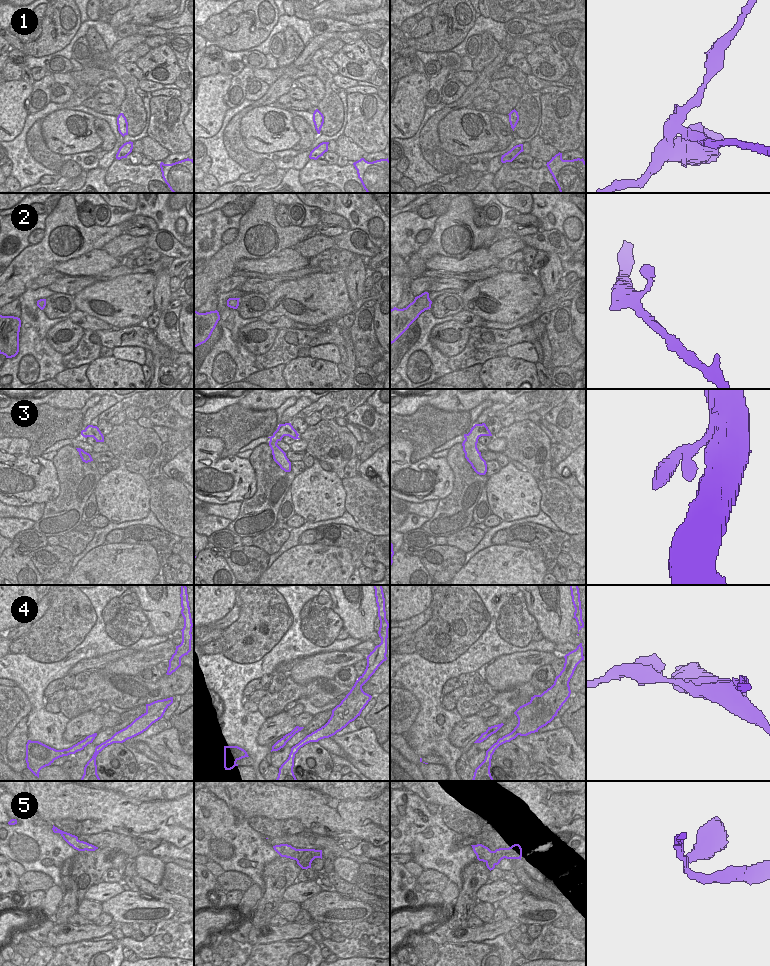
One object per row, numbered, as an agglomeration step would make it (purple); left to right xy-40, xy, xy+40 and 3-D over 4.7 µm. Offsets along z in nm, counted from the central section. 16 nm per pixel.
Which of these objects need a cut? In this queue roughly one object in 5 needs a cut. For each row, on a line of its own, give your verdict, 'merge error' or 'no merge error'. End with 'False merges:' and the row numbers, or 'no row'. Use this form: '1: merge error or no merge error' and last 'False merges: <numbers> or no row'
1: merge error
2: no merge error
3: no merge error
4: merge error
5: merge error
False merges: 1, 4, 5

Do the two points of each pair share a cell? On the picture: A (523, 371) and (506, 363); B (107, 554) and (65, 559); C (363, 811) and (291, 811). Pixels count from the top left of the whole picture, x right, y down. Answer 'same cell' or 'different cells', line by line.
A: same cell
B: different cells
C: same cell

